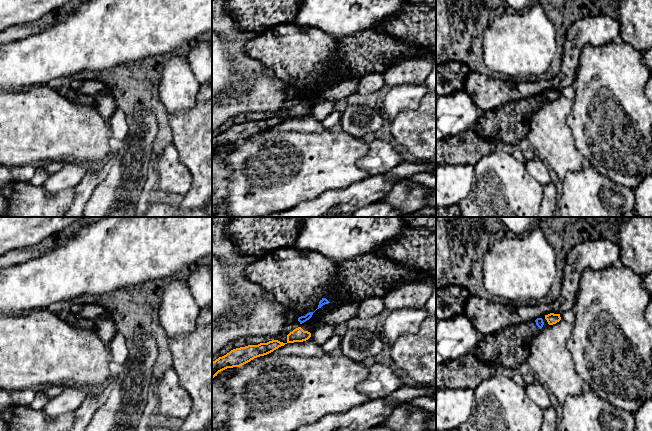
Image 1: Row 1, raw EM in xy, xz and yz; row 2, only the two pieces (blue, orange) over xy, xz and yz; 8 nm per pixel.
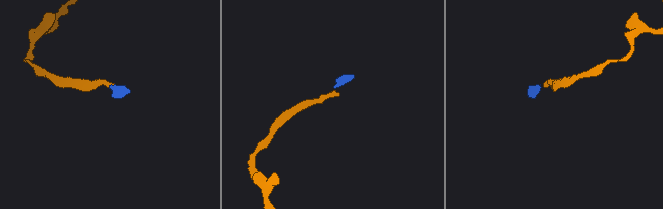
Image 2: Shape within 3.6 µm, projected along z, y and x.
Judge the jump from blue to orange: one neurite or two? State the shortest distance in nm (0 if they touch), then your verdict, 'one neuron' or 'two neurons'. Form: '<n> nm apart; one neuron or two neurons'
30 nm apart; one neuron

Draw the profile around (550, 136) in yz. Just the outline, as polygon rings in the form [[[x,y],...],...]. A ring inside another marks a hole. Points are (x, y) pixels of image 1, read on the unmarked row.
[[[560,96],[556,100],[542,103],[529,116],[527,139],[538,153],[538,158],[551,168],[560,180],[567,173],[579,171],[584,159],[577,151],[567,117],[573,107],[573,100]]]

